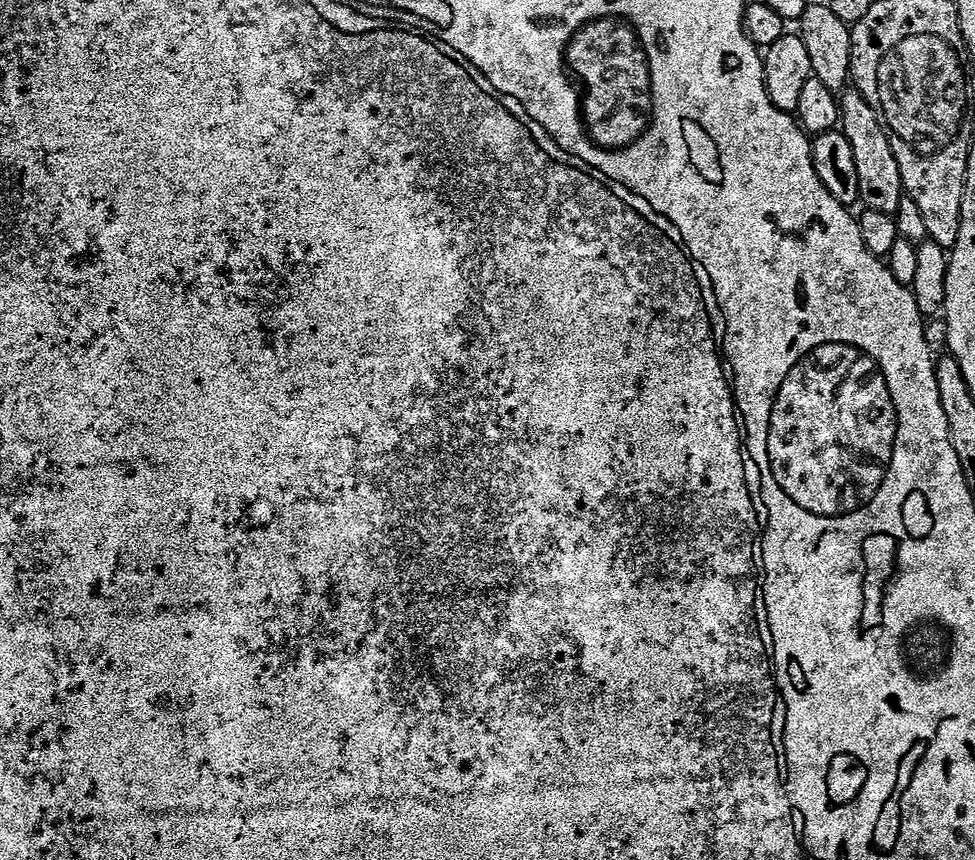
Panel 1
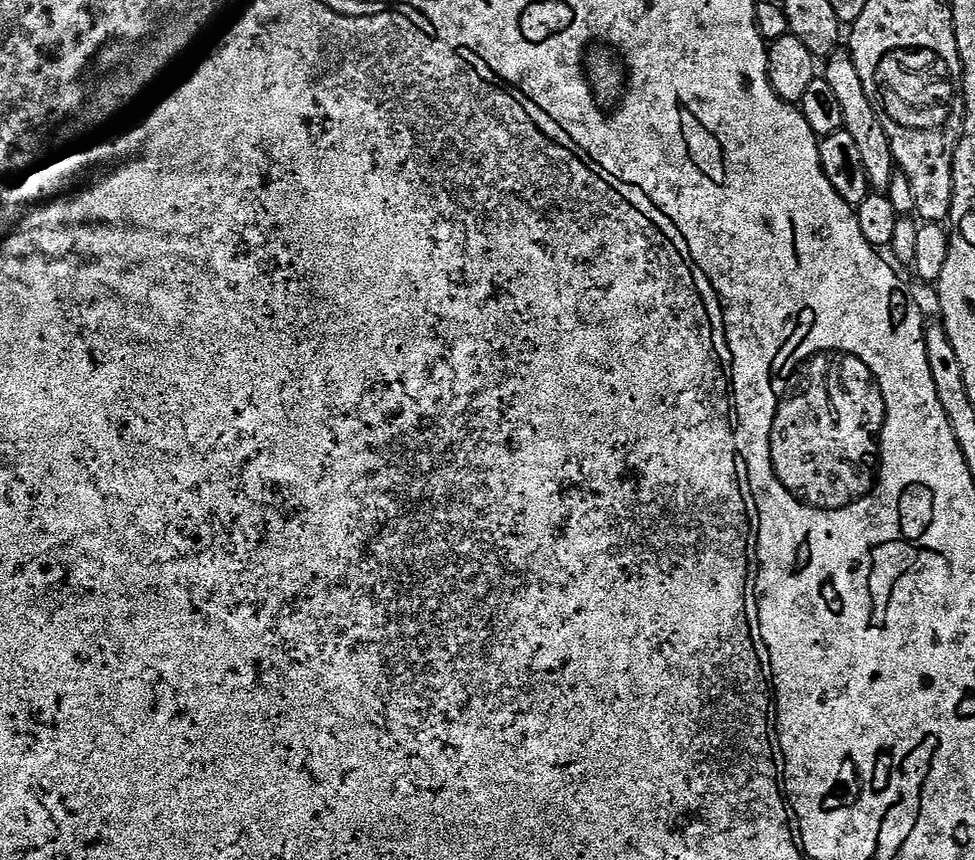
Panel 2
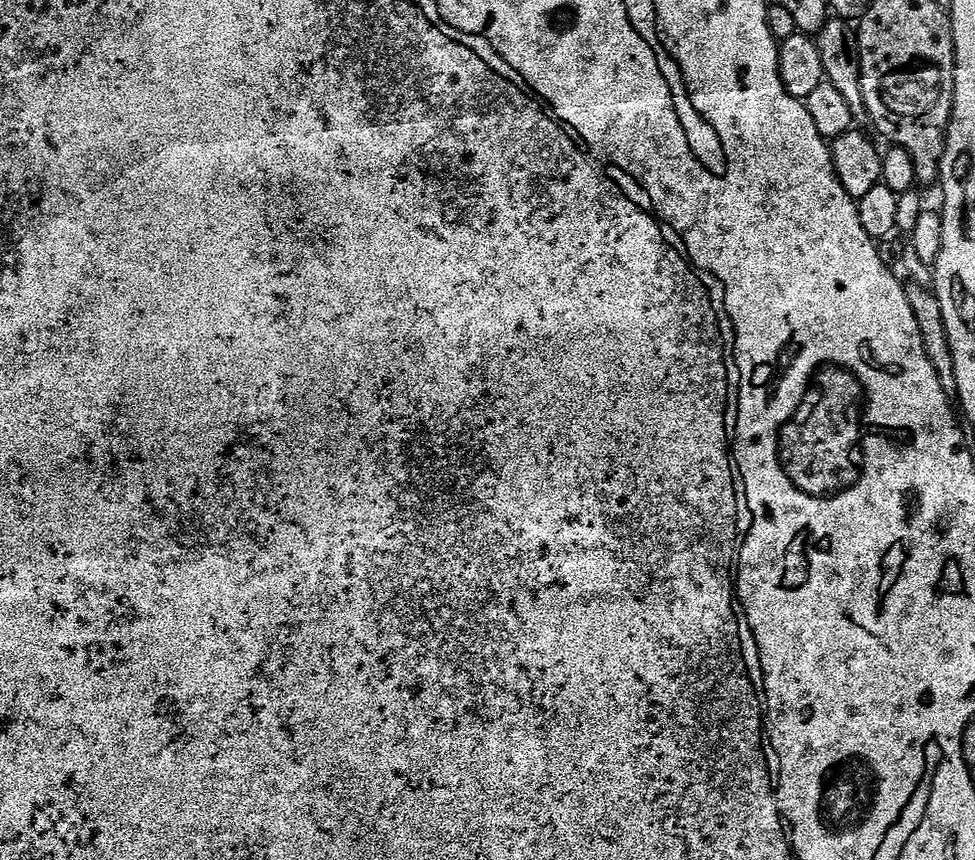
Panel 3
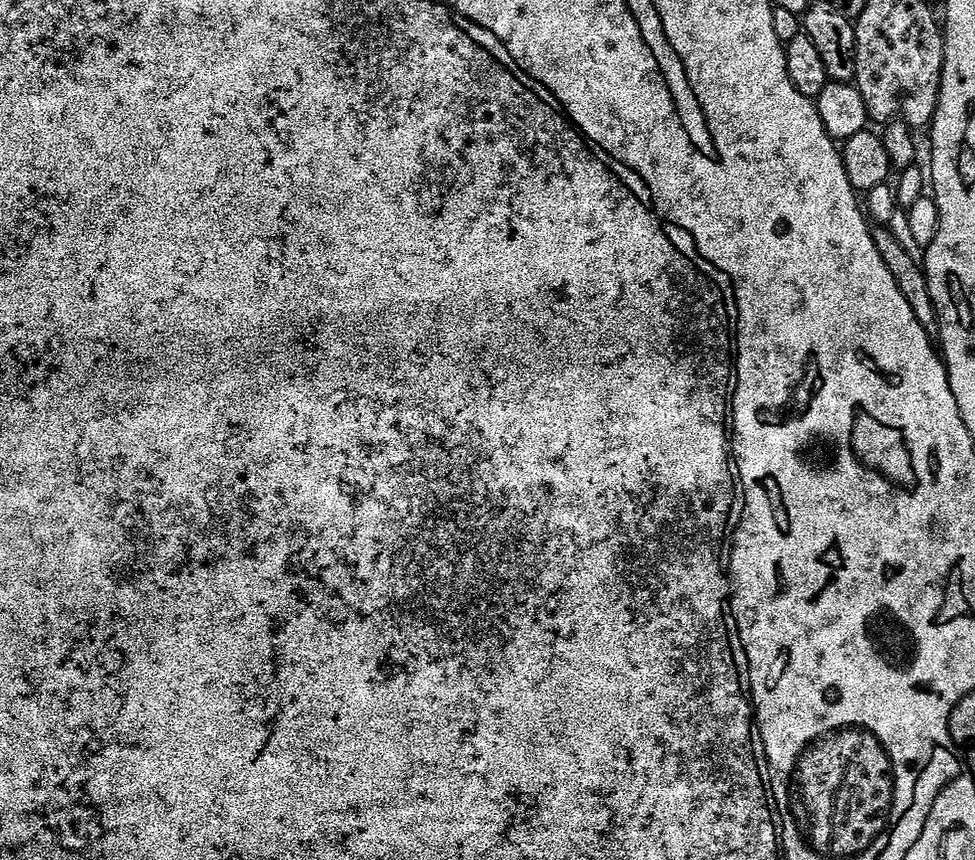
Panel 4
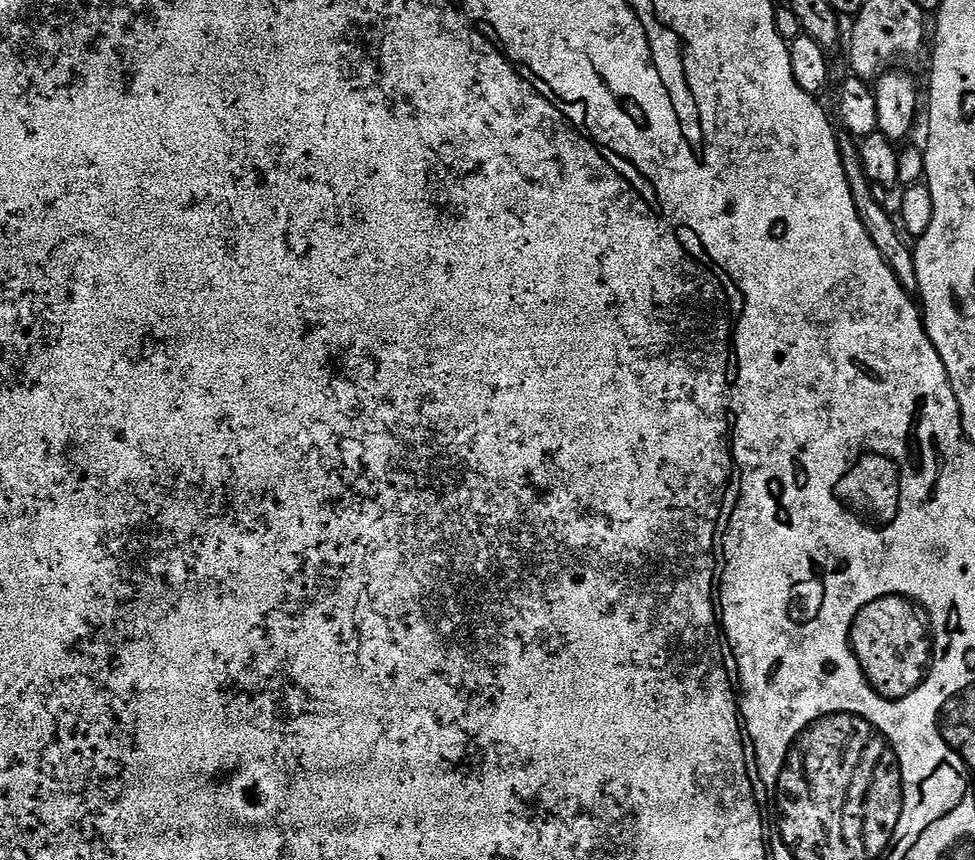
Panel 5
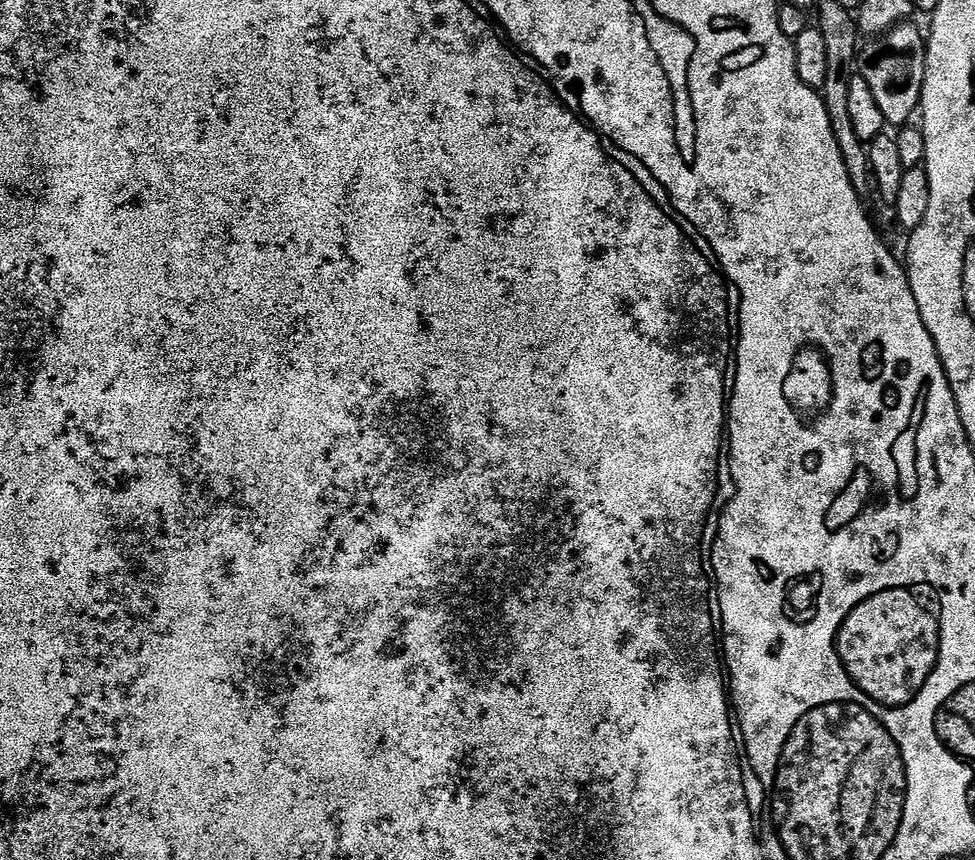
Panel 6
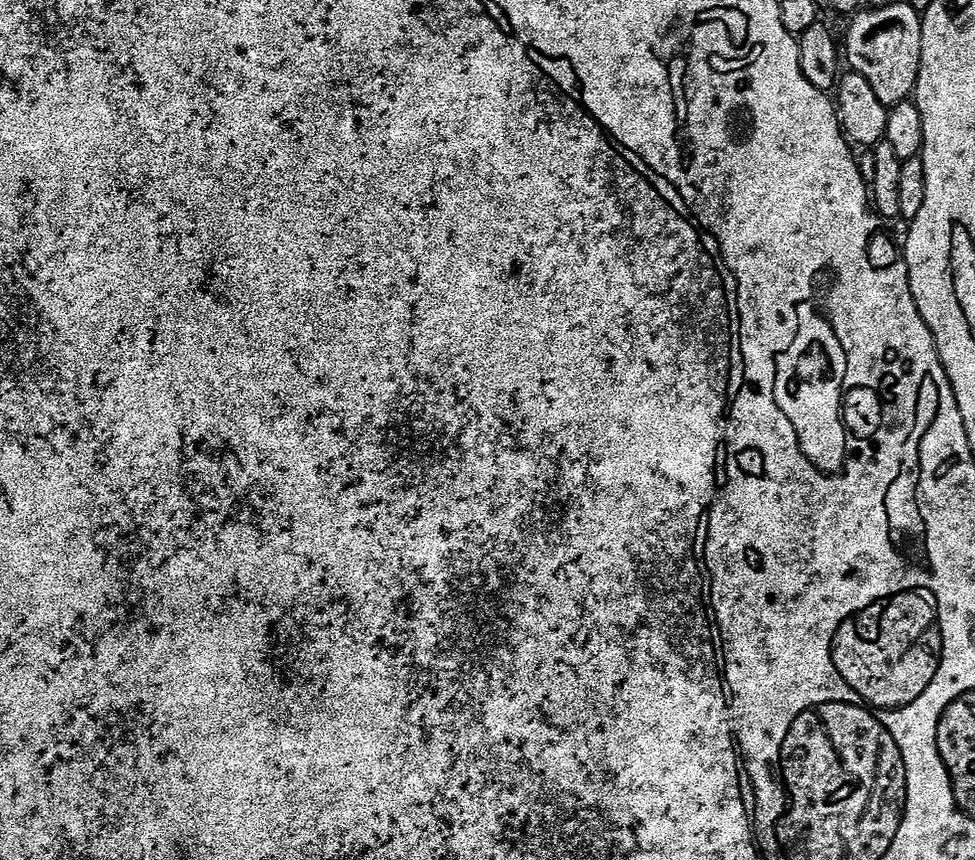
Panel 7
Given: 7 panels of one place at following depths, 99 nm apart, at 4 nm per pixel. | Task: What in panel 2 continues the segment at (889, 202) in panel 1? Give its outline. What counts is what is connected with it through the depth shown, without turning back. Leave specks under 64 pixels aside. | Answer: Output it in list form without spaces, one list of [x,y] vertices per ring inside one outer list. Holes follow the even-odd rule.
[[[837,50],[827,59],[828,64],[823,65],[822,78],[834,90],[839,104],[842,106],[842,116],[844,118],[843,131],[854,138],[854,143],[858,145],[858,150],[862,153],[862,162],[866,166],[868,183],[873,189],[886,190],[890,186],[894,173],[898,165],[890,150],[890,138],[886,138],[886,130],[882,130],[882,122],[870,106],[870,98],[866,98],[866,90],[862,86],[862,78],[858,75],[858,66],[854,66],[852,53],[848,50]]]

